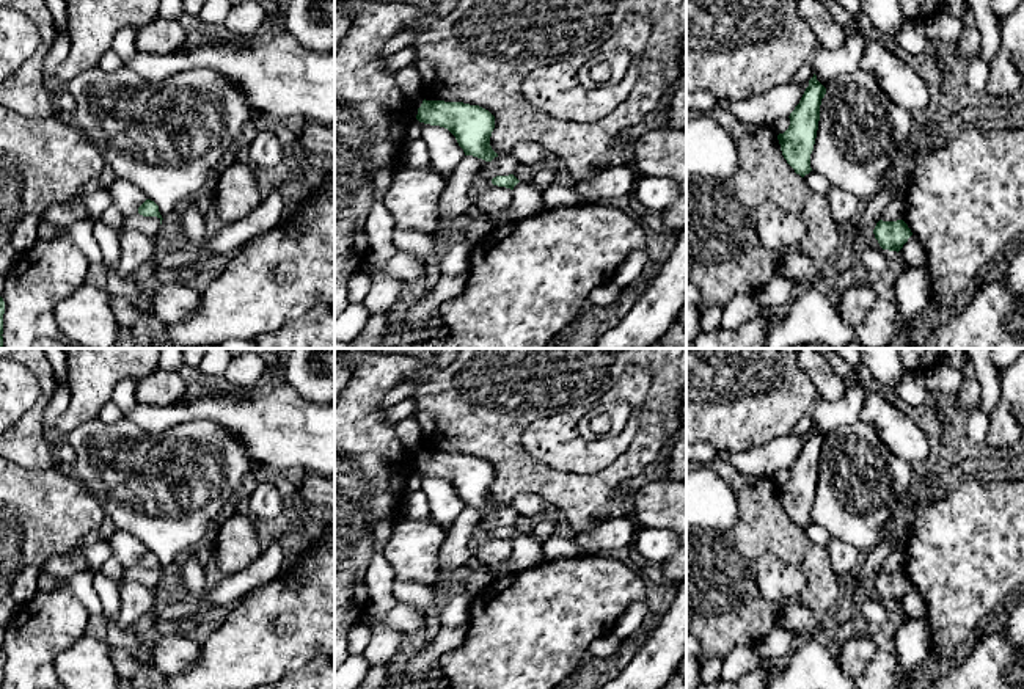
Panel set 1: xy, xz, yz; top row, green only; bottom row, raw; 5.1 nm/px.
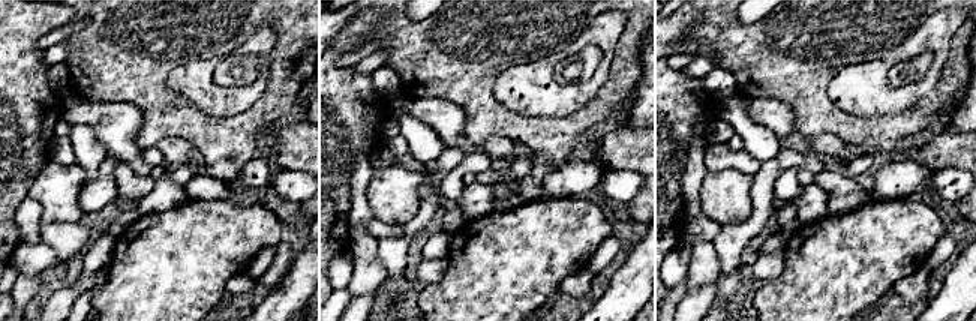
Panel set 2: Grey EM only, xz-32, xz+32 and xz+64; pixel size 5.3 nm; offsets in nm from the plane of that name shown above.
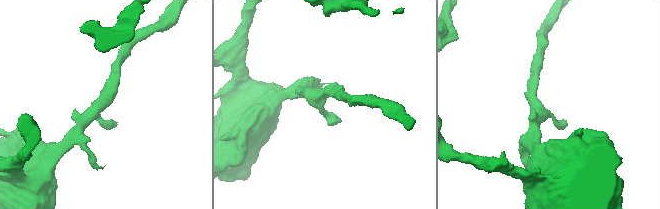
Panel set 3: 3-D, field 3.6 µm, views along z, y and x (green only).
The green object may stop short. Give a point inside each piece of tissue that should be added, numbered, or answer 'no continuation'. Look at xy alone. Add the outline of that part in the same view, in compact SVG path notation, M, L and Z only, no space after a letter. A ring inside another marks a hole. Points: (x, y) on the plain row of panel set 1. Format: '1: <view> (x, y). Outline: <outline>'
no continuation

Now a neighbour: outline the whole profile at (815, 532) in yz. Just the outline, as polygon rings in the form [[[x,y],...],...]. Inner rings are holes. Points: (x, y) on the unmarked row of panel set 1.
[[[810,523],[803,530],[809,540],[823,546],[826,546],[826,543],[832,538],[832,535],[823,526],[817,523]]]

